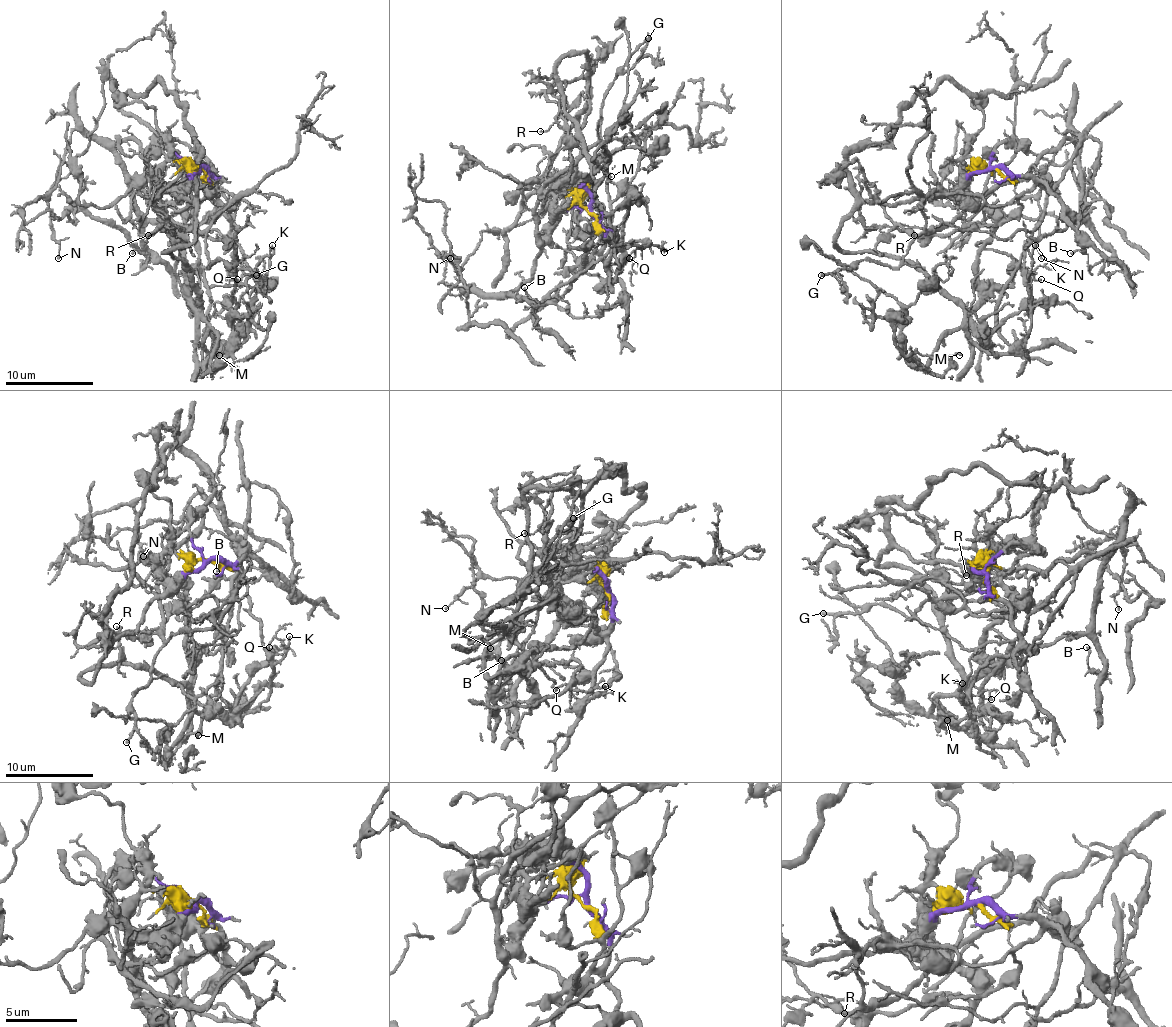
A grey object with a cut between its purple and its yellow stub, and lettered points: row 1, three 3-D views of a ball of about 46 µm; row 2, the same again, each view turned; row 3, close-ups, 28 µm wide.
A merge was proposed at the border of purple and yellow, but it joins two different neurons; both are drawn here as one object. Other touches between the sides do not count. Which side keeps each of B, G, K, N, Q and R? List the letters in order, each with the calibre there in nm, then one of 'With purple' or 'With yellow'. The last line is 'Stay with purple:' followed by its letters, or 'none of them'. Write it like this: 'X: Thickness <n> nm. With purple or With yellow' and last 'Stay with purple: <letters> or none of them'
B: Thickness 130 nm. With purple
G: Thickness 200 nm. With purple
K: Thickness 150 nm. With purple
N: Thickness 110 nm. With purple
Q: Thickness 80 nm. With purple
R: Thickness 100 nm. With purple
Stay with purple: B, G, K, N, Q, R

